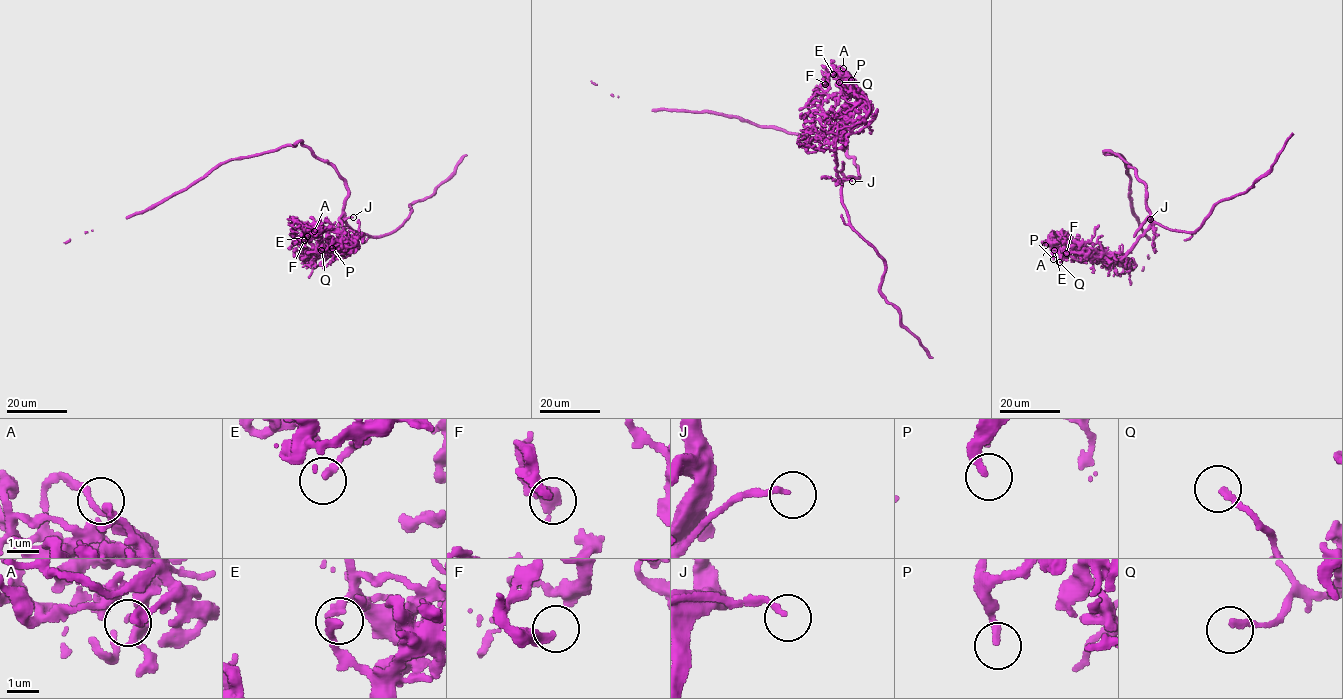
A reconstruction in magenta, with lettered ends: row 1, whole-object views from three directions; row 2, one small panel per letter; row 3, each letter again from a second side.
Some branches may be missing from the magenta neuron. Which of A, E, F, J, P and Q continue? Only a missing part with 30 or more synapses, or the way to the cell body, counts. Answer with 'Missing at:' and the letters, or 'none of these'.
Missing at: none of these

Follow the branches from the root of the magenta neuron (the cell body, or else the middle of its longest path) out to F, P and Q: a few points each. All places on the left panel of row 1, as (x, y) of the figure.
F: (318, 157), (339, 174), (347, 198), (334, 251), (313, 249), (303, 232), (299, 239), (304, 240)
P: (318, 157), (333, 166), (347, 190), (337, 248), (356, 243), (341, 238), (334, 240), (332, 248)
Q: (318, 157), (333, 166), (347, 190), (337, 232), (338, 244), (332, 250), (331, 243), (345, 241), (321, 250)

